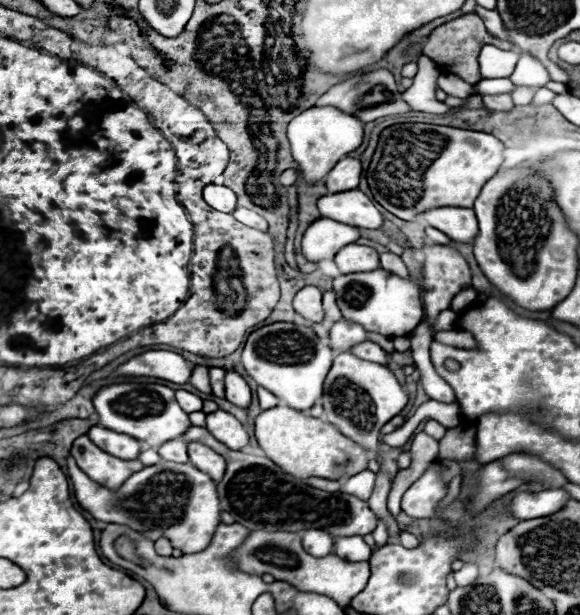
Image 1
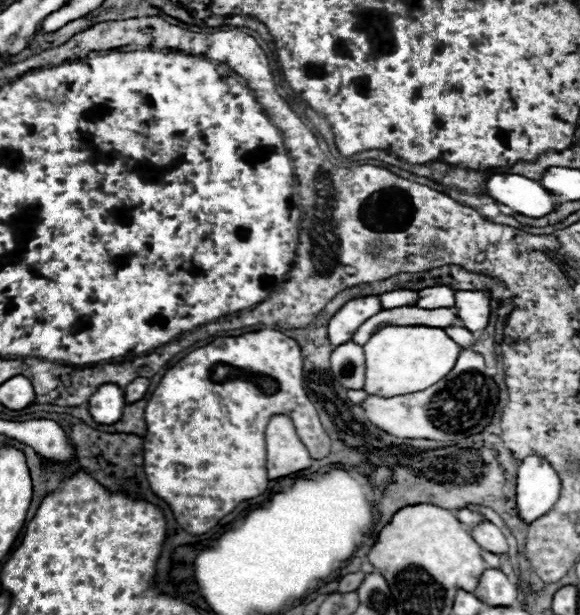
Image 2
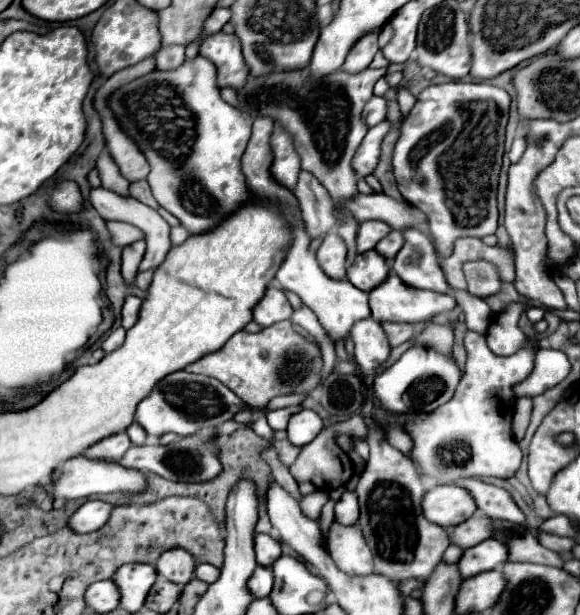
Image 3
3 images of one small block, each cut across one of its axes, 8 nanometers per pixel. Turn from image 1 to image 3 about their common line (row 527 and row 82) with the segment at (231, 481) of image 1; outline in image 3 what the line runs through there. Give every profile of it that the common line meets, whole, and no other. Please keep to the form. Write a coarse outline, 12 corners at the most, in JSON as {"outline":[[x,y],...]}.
{"outline":[[386,68],[248,74],[240,110],[294,136],[340,204]]}

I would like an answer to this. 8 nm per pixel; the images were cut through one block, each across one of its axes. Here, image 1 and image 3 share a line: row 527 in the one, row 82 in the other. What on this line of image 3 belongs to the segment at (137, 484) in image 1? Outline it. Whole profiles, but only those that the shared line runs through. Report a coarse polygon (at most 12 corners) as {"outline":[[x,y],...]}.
{"outline":[[198,54],[106,104],[190,234],[250,198],[252,118]]}

